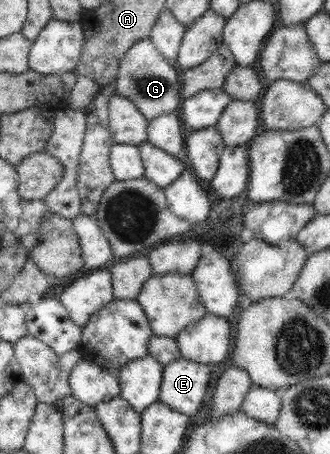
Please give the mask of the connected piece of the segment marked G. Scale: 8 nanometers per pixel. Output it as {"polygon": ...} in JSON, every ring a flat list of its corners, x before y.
{"polygon":[[149,37,135,42,123,55,114,84,115,91,131,100,148,121,163,113,178,112,183,101,181,76,161,56]]}

